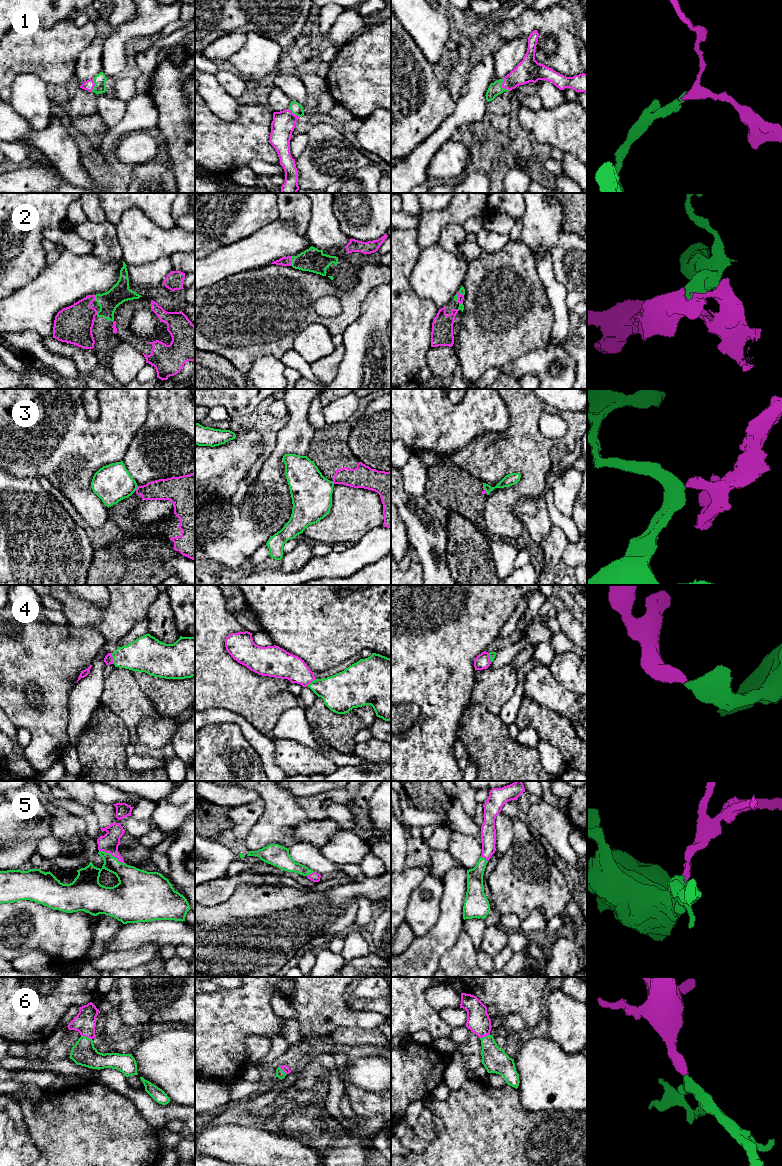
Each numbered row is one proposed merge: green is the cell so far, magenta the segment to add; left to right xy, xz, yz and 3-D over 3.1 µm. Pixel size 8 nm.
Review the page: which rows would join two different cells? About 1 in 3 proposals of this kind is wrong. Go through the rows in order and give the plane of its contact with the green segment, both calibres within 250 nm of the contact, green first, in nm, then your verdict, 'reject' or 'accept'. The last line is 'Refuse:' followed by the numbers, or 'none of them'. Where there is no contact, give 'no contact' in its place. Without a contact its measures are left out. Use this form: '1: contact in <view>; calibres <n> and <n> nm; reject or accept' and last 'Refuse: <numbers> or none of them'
1: contact in yz; calibres 110 and 190 nm; accept
2: contact in xz; calibres 190 and 80 nm; accept
3: contact in xy; calibres 300 and 180 nm; reject
4: contact in xy; calibres 280 and 70 nm; accept
5: contact in xy; calibres 200 and 150 nm; accept
6: contact in xy; calibres 200 and 180 nm; accept
Refuse: 3

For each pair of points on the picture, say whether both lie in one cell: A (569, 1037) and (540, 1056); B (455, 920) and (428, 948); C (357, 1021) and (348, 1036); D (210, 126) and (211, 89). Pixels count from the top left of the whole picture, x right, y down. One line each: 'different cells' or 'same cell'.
A: different cells
B: same cell
C: different cells
D: different cells

